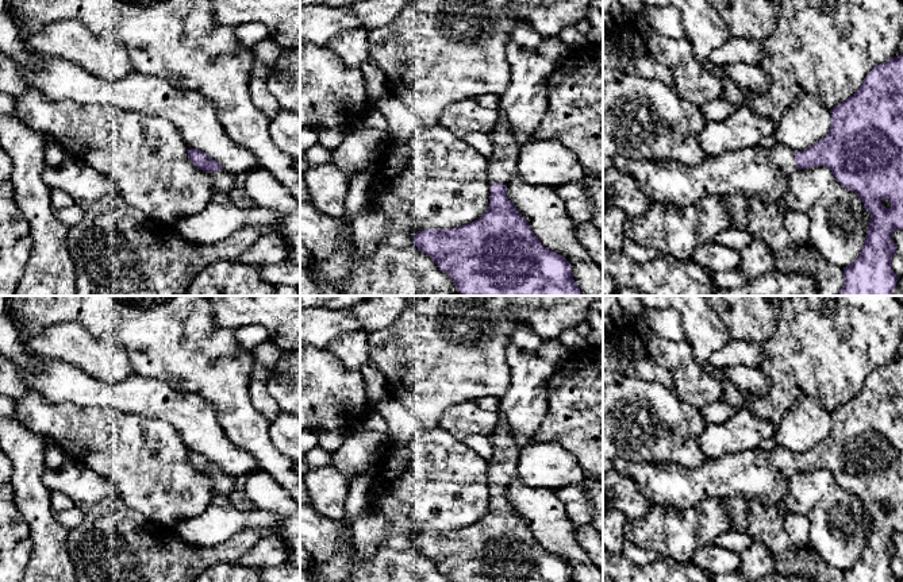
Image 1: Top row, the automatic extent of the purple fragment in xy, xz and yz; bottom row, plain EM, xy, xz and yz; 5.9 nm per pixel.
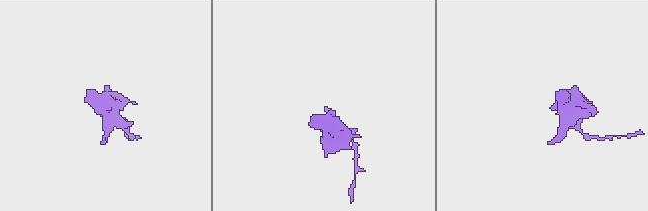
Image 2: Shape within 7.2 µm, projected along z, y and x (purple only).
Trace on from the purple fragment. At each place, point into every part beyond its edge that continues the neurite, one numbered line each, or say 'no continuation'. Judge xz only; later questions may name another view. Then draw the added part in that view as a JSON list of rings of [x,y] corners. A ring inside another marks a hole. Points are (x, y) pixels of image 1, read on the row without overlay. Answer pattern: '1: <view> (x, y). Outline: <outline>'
1: xz (503, 467). Outline: [[[497,415],[497,424],[491,433],[493,455],[489,460],[488,485],[507,487],[518,478],[518,460],[523,447],[519,447],[508,431],[507,420]]]

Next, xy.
1: xy (223, 485). Outline: [[[218,473],[208,477],[211,478],[212,492],[216,498],[228,498],[228,496],[241,485],[241,479],[234,478],[226,473]]]

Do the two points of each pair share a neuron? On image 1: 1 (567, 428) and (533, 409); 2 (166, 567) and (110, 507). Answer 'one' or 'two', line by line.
1: two
2: one

